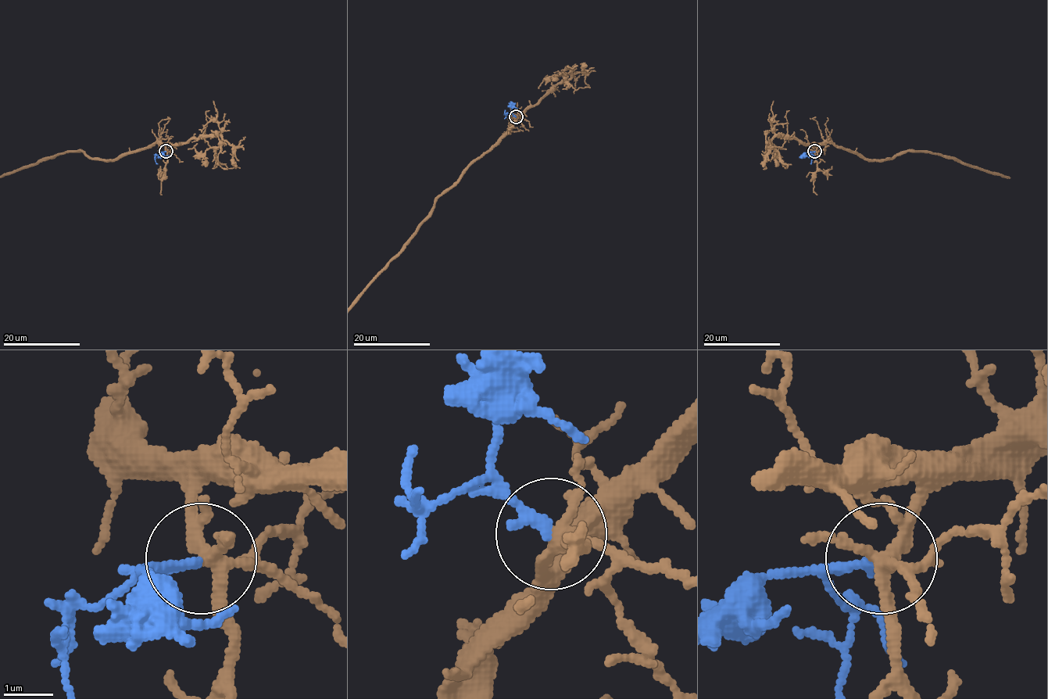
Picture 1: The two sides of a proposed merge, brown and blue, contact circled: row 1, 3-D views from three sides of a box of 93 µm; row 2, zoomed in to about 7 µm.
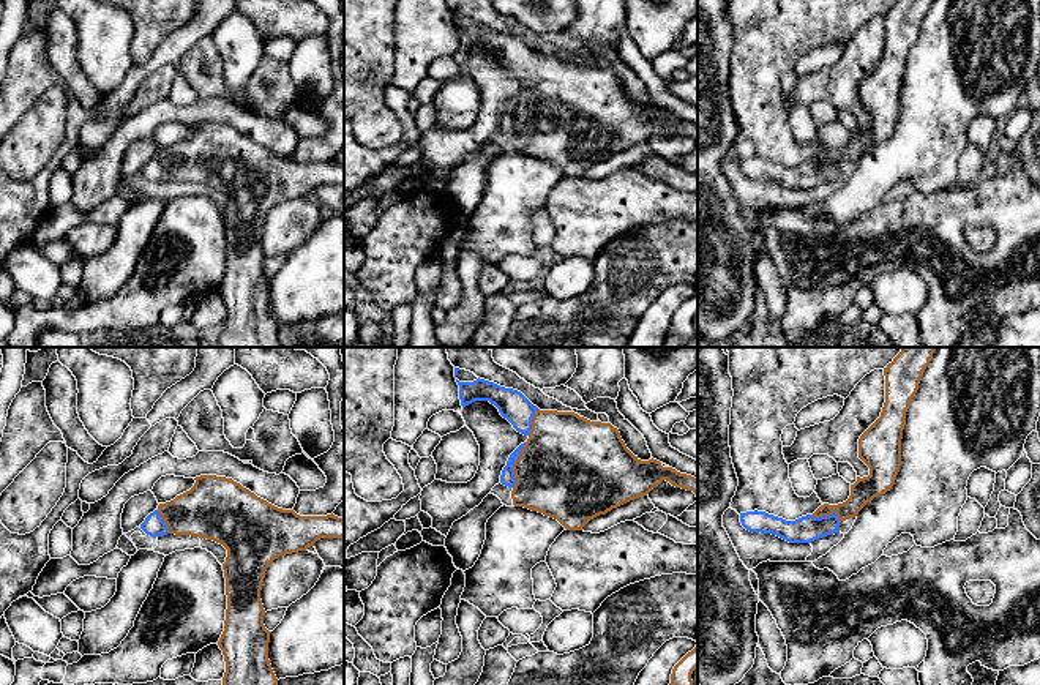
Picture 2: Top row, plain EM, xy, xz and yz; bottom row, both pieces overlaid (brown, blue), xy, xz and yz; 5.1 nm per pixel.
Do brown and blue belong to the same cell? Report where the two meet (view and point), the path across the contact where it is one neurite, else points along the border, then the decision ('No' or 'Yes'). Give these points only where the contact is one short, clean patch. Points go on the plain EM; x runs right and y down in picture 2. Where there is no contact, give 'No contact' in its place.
Touches brown at xz (513, 112). Path across: xz (562, 117), (513, 112), (507, 123). Yes

